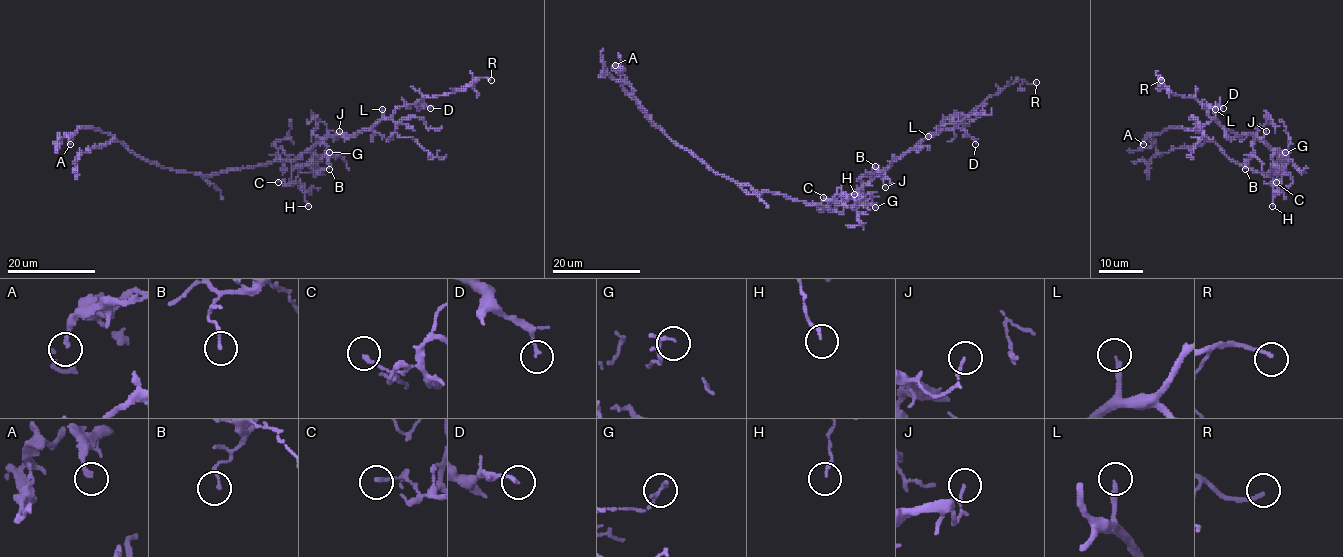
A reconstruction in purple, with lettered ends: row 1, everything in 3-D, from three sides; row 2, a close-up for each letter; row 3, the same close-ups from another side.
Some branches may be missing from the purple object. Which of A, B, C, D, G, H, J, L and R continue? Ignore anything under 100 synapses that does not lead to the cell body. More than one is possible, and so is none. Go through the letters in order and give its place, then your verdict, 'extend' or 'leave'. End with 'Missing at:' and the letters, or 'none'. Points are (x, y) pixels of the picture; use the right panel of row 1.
A: place (1143, 144); leave
B: place (1245, 169); leave
C: place (1276, 182); leave
D: place (1223, 108); leave
G: place (1285, 152); leave
H: place (1272, 206); leave
J: place (1266, 131); leave
L: place (1215, 109); leave
R: place (1161, 80); extend
Missing at: R

